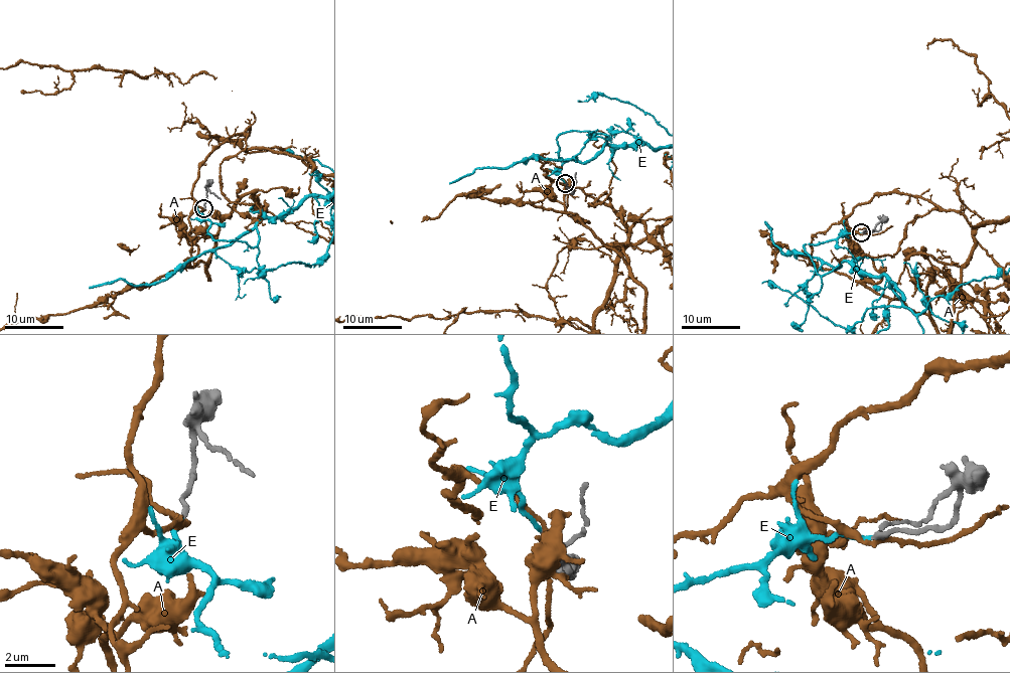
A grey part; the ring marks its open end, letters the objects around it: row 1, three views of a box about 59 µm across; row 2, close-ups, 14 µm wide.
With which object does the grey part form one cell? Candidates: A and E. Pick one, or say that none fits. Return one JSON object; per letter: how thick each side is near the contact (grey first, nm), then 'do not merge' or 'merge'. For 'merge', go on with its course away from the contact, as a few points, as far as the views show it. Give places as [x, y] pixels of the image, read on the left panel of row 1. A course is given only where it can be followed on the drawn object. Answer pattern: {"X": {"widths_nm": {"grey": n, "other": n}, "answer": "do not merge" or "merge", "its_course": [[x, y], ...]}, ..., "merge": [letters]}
{"A": {"widths_nm": {"grey": 220, "other": 200}, "answer": "do not merge"}, "E": {"widths_nm": {"grey": 220, "other": 150}, "answer": "merge"}, "merge": ["E"]}

